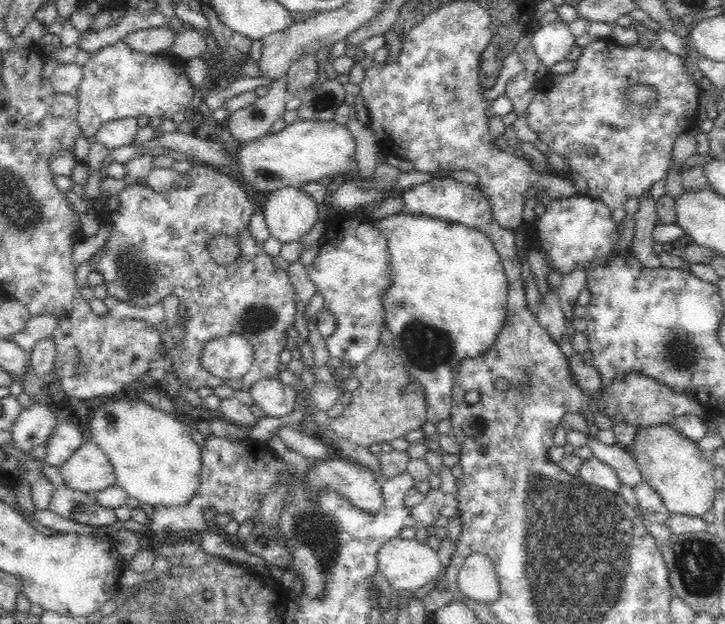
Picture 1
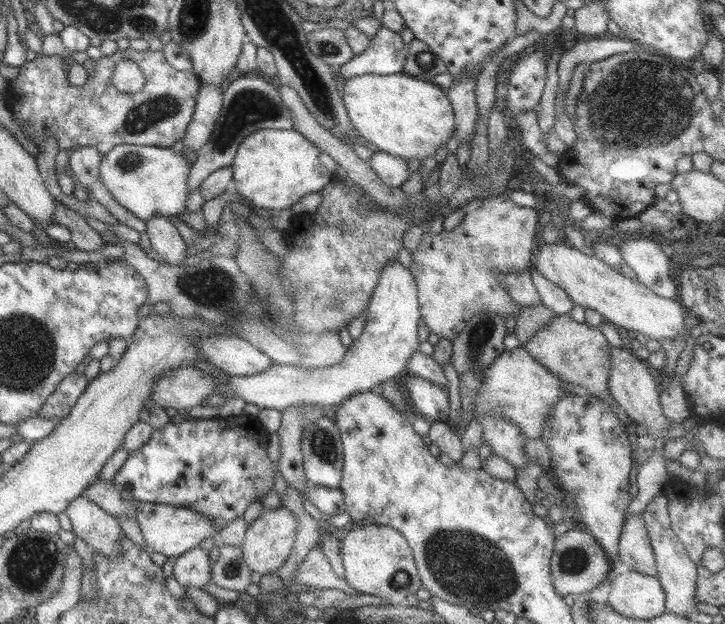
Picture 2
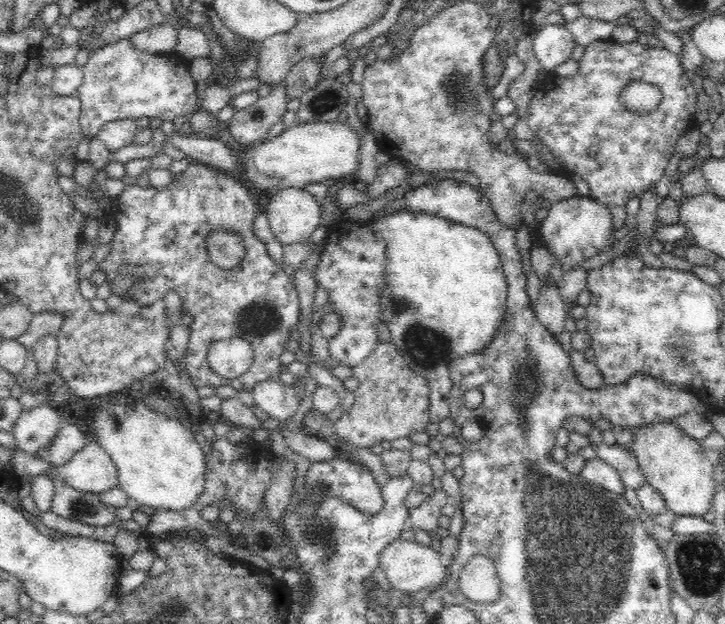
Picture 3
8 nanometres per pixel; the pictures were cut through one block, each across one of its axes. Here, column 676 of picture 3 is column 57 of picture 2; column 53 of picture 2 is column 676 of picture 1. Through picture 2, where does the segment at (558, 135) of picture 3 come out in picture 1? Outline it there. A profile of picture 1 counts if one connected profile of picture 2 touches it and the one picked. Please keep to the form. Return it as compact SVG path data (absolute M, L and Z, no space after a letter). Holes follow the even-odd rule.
M611 40L596 41L586 46L586 48L583 48L581 57L576 60L577 69L573 73L569 75L549 74L544 79L538 80L536 86L536 94L534 94L534 98L532 98L526 110L525 118L528 121L530 130L532 132L536 132L536 134L538 135L537 138L539 138L539 140L546 144L551 154L557 154L564 159L568 174L580 174L580 176L582 176L582 178L586 180L589 188L588 196L598 202L604 203L611 212L611 219L614 221L614 224L620 228L623 227L622 224L624 224L624 219L628 218L626 210L624 209L624 204L626 204L626 202L628 202L630 198L638 198L646 191L650 191L651 186L655 182L658 182L661 178L664 178L666 176L666 169L668 168L670 160L672 159L674 142L676 142L676 139L682 134L685 134L687 131L689 131L690 127L697 124L696 107L698 105L699 91L698 89L696 89L694 81L692 81L691 70L684 67L682 60L682 57L676 54L670 54L668 50L664 49L664 47L660 47L659 45L650 45L650 47L644 47L640 43L621 45L620 43L612 42ZM636 83L644 83L658 89L660 98L658 98L658 102L656 102L654 106L650 106L650 108L637 108L628 106L625 103L625 101L622 99L622 93L624 93L624 91L629 86L632 86L632 84Z

